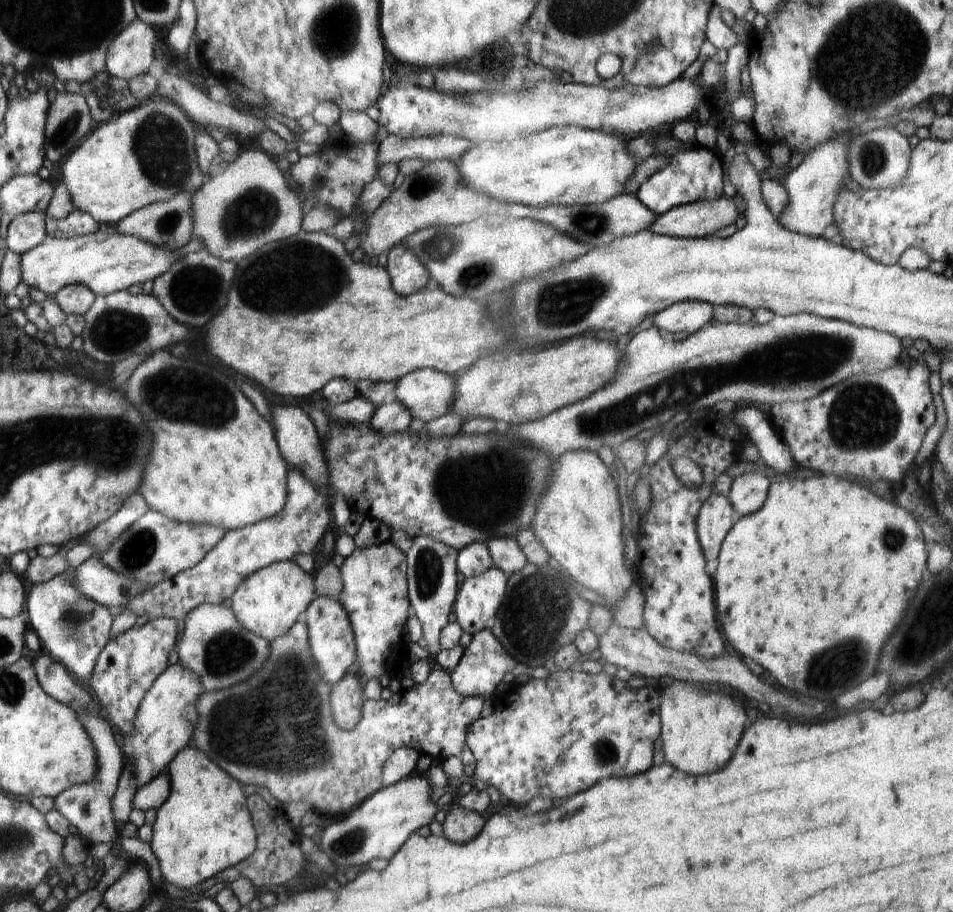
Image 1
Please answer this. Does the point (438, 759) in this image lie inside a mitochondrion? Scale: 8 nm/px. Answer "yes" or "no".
no

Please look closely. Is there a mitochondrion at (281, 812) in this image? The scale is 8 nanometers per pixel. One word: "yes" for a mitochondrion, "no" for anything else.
no

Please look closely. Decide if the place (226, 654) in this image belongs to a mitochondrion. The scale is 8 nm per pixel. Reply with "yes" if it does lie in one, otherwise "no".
yes

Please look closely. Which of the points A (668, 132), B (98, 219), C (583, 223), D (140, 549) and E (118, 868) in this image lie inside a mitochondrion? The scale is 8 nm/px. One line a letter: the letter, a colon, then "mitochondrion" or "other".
A: other
B: other
C: mitochondrion
D: mitochondrion
E: other

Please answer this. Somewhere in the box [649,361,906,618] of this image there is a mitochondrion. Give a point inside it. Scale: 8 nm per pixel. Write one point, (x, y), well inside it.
(853, 421)

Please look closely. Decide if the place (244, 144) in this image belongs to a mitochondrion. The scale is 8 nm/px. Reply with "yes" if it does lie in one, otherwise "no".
no

